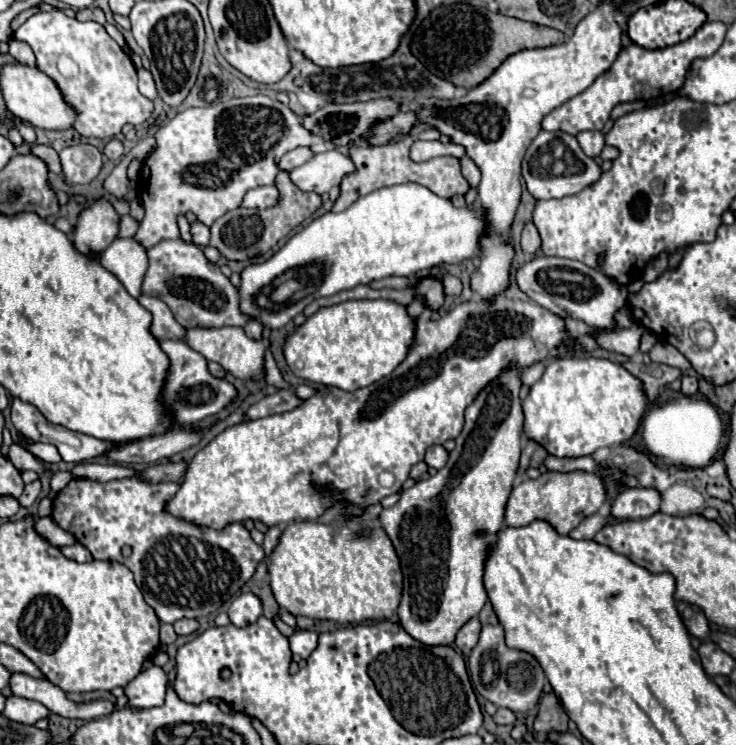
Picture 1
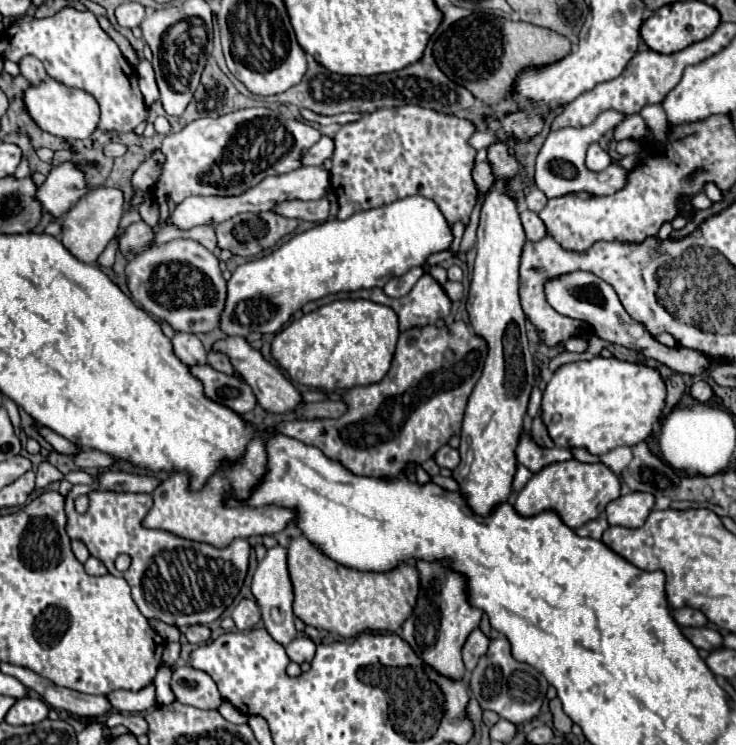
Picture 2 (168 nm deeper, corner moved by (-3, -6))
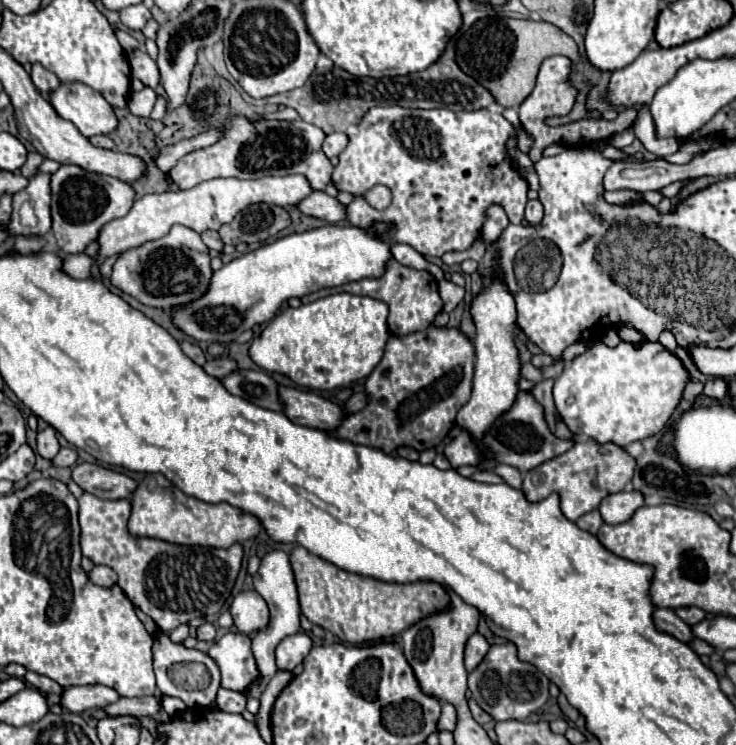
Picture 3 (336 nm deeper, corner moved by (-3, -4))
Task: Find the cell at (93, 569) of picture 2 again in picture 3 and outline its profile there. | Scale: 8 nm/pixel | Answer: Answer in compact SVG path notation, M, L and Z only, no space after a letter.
M95 565L89 573L89 579L97 585L103 585L103 587L111 587L113 583L117 583L117 575L111 567L107 565Z

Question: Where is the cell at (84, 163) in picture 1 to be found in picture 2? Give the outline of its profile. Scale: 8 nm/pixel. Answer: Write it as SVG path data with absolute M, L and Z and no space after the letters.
M63 163L51 169L45 183L37 187L35 201L41 203L41 211L55 219L61 219L67 209L87 193L85 175L75 163Z

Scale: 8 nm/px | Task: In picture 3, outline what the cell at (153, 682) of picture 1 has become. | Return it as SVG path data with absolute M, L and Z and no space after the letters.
M85 685L85 687L67 687L61 695L61 705L71 713L81 713L85 709L103 707L107 703L115 703L119 693L105 685Z

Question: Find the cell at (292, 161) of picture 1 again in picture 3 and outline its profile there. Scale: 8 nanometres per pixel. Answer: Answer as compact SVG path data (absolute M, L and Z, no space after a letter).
M331 133L325 137L323 141L323 153L331 159L335 155L339 155L347 145L347 135L345 133Z

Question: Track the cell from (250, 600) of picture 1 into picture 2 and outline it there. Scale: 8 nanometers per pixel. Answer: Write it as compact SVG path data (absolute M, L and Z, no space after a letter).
M243 599L231 613L235 625L239 631L247 631L247 629L253 629L261 623L261 611L259 611L259 605L253 601L253 599Z

